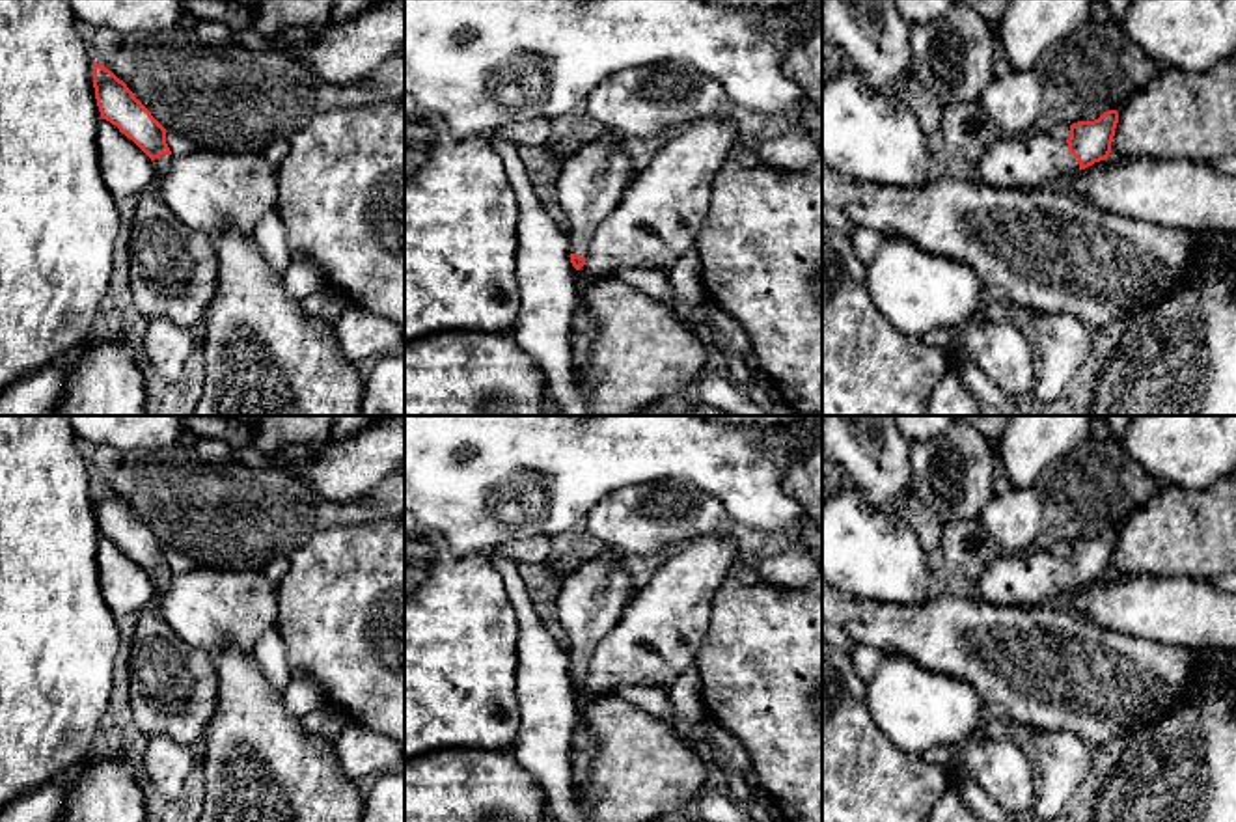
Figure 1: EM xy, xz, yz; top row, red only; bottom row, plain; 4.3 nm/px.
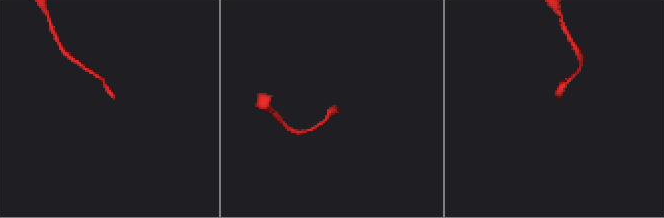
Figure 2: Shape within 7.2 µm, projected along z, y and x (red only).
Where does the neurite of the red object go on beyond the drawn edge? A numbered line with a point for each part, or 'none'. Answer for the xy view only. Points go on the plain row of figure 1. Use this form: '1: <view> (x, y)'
1: xy (161, 582)

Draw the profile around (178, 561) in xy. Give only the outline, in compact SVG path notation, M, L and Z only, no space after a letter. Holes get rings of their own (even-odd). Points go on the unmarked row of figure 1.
M166 546L166 561L168 561L173 574L181 574L181 572L186 572L186 570L192 570L192 569L199 567L188 555L185 555L183 552L177 552L170 546Z

